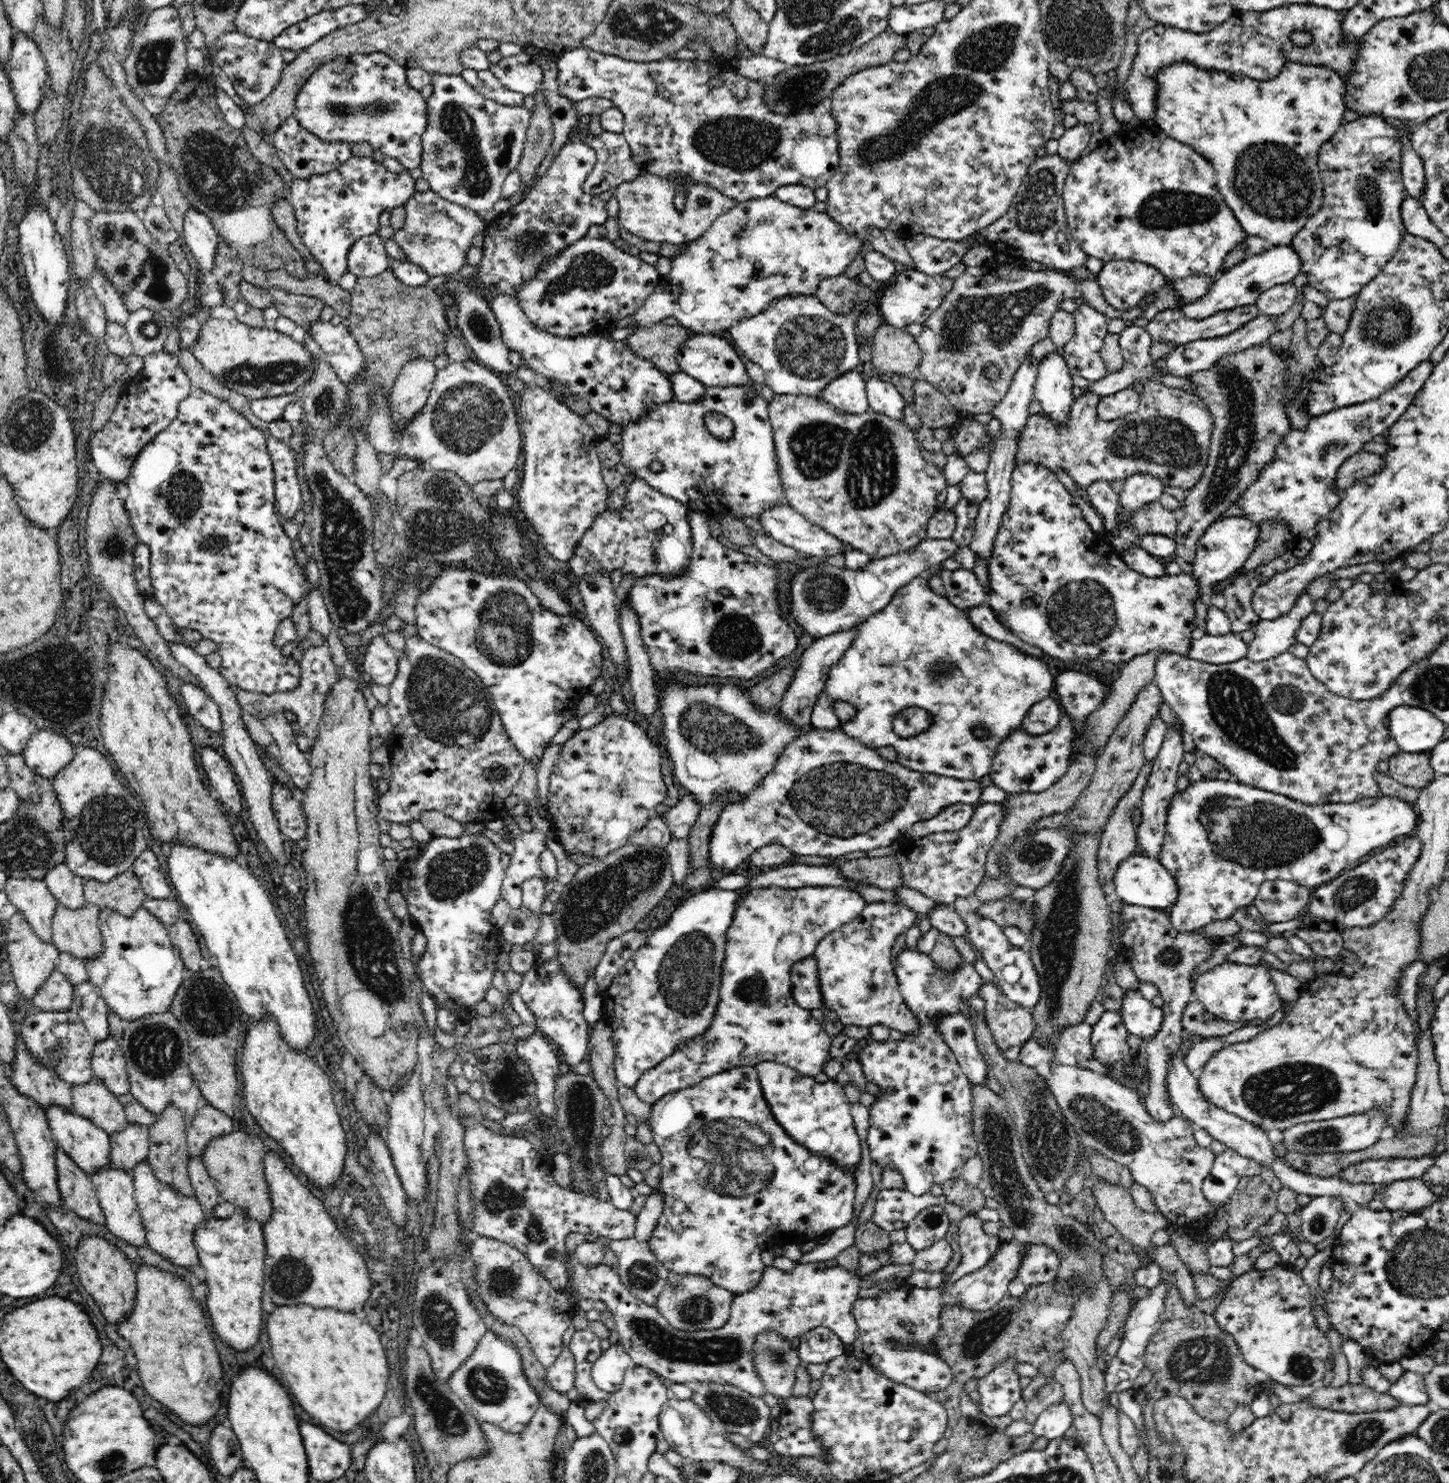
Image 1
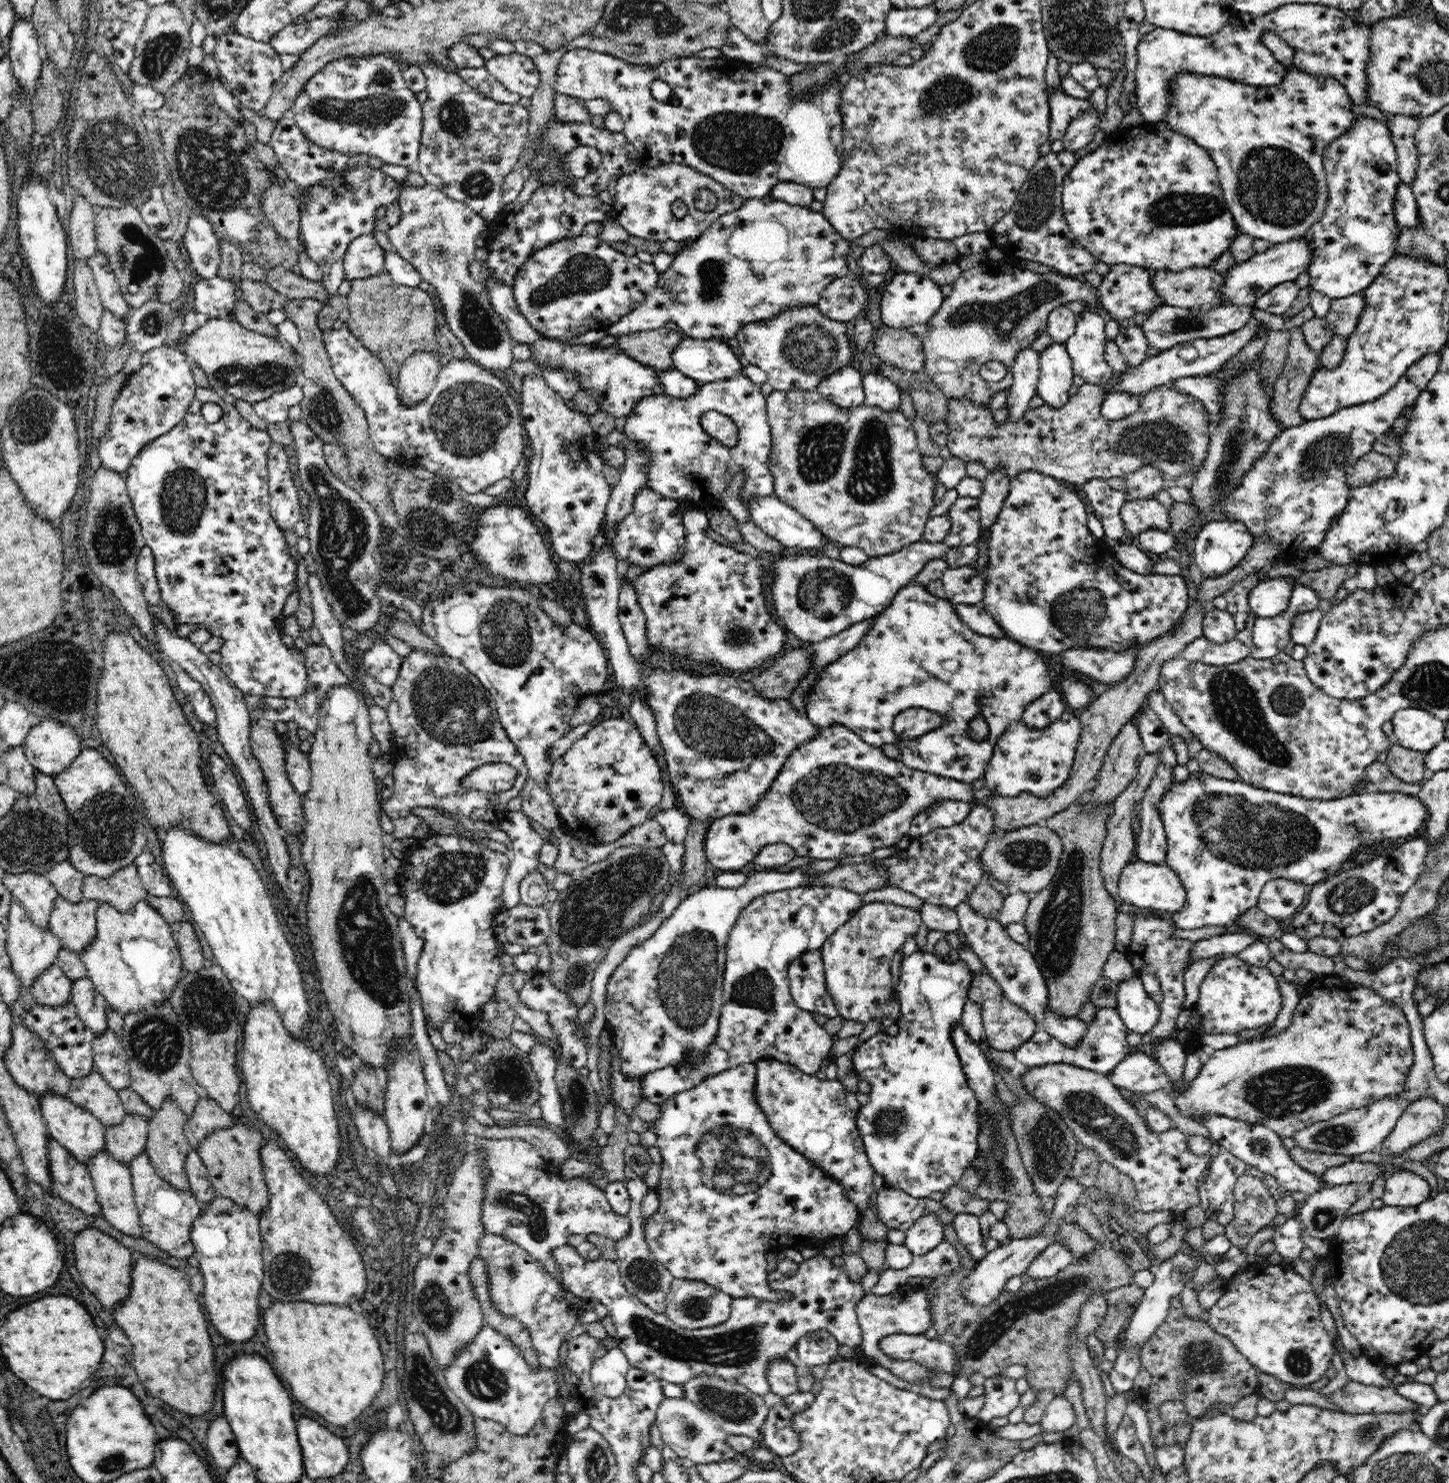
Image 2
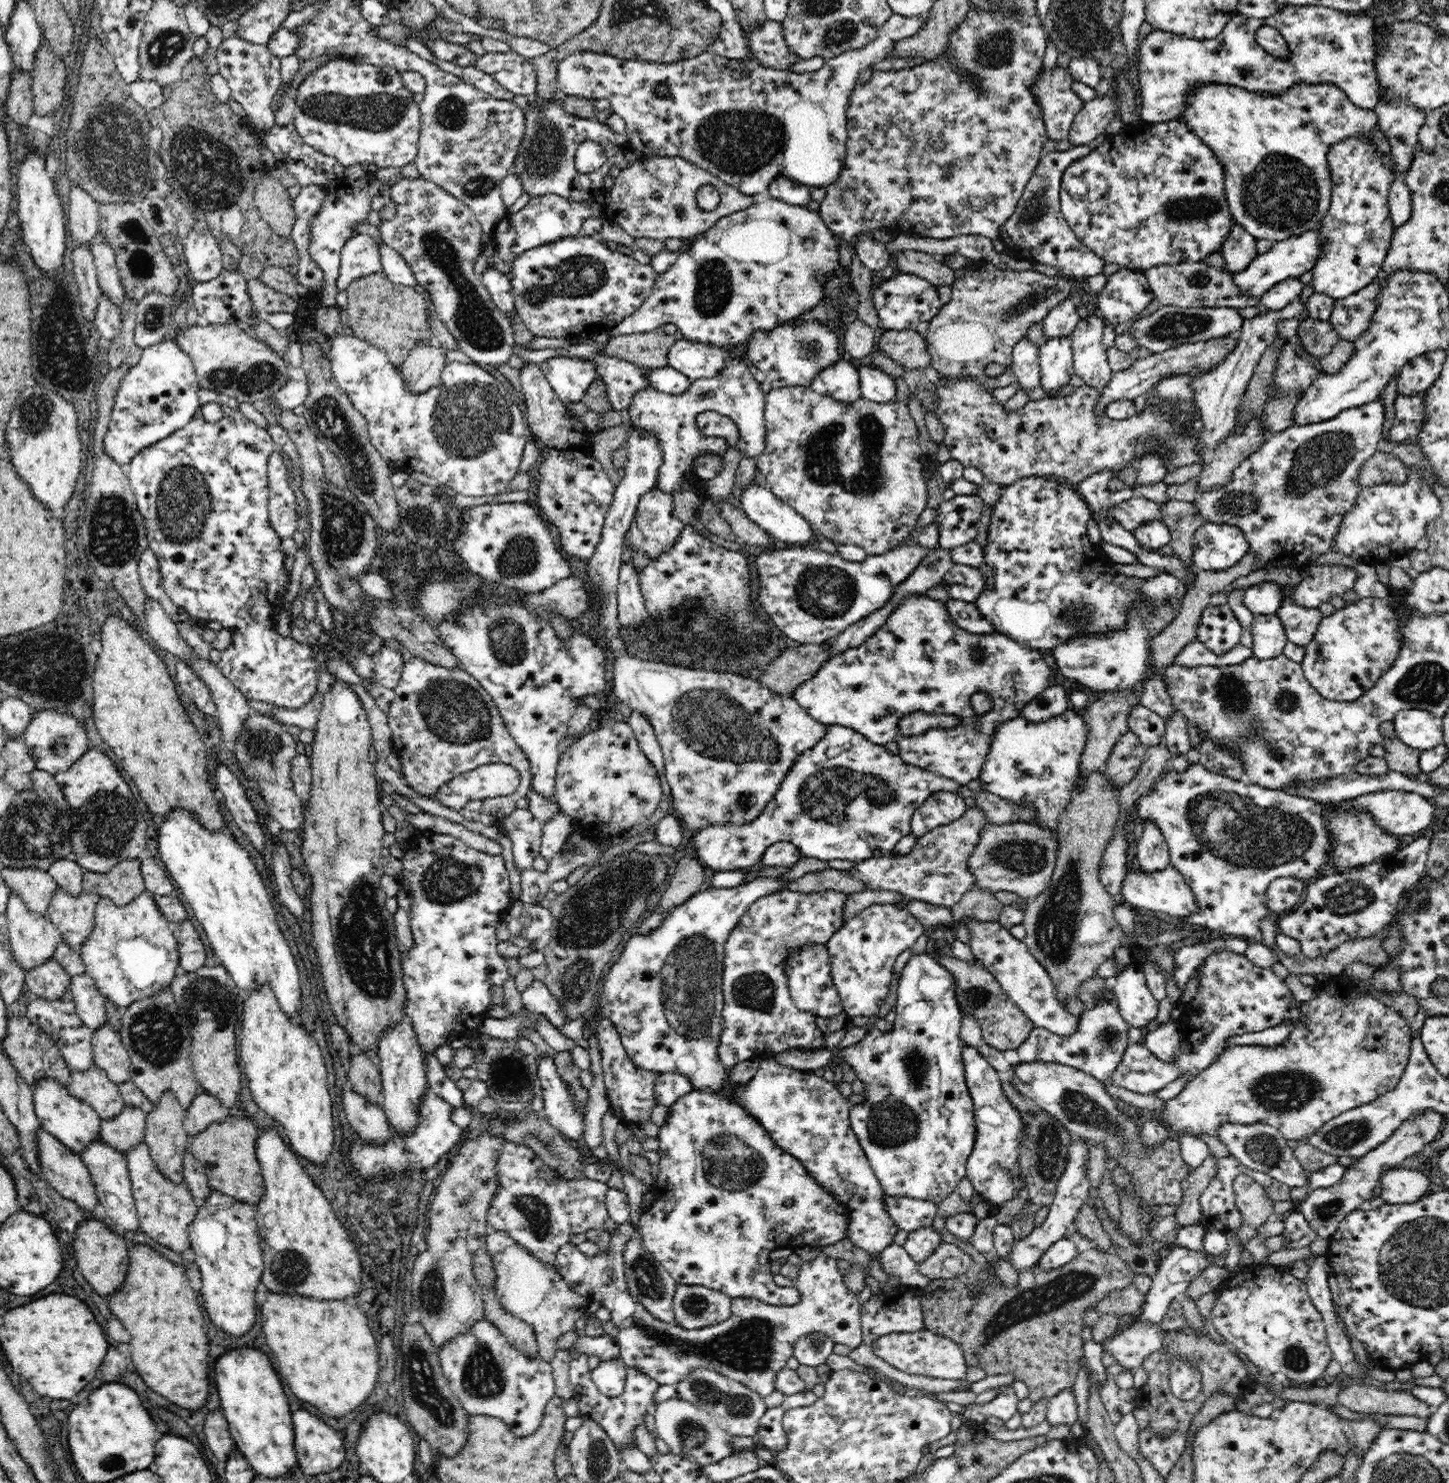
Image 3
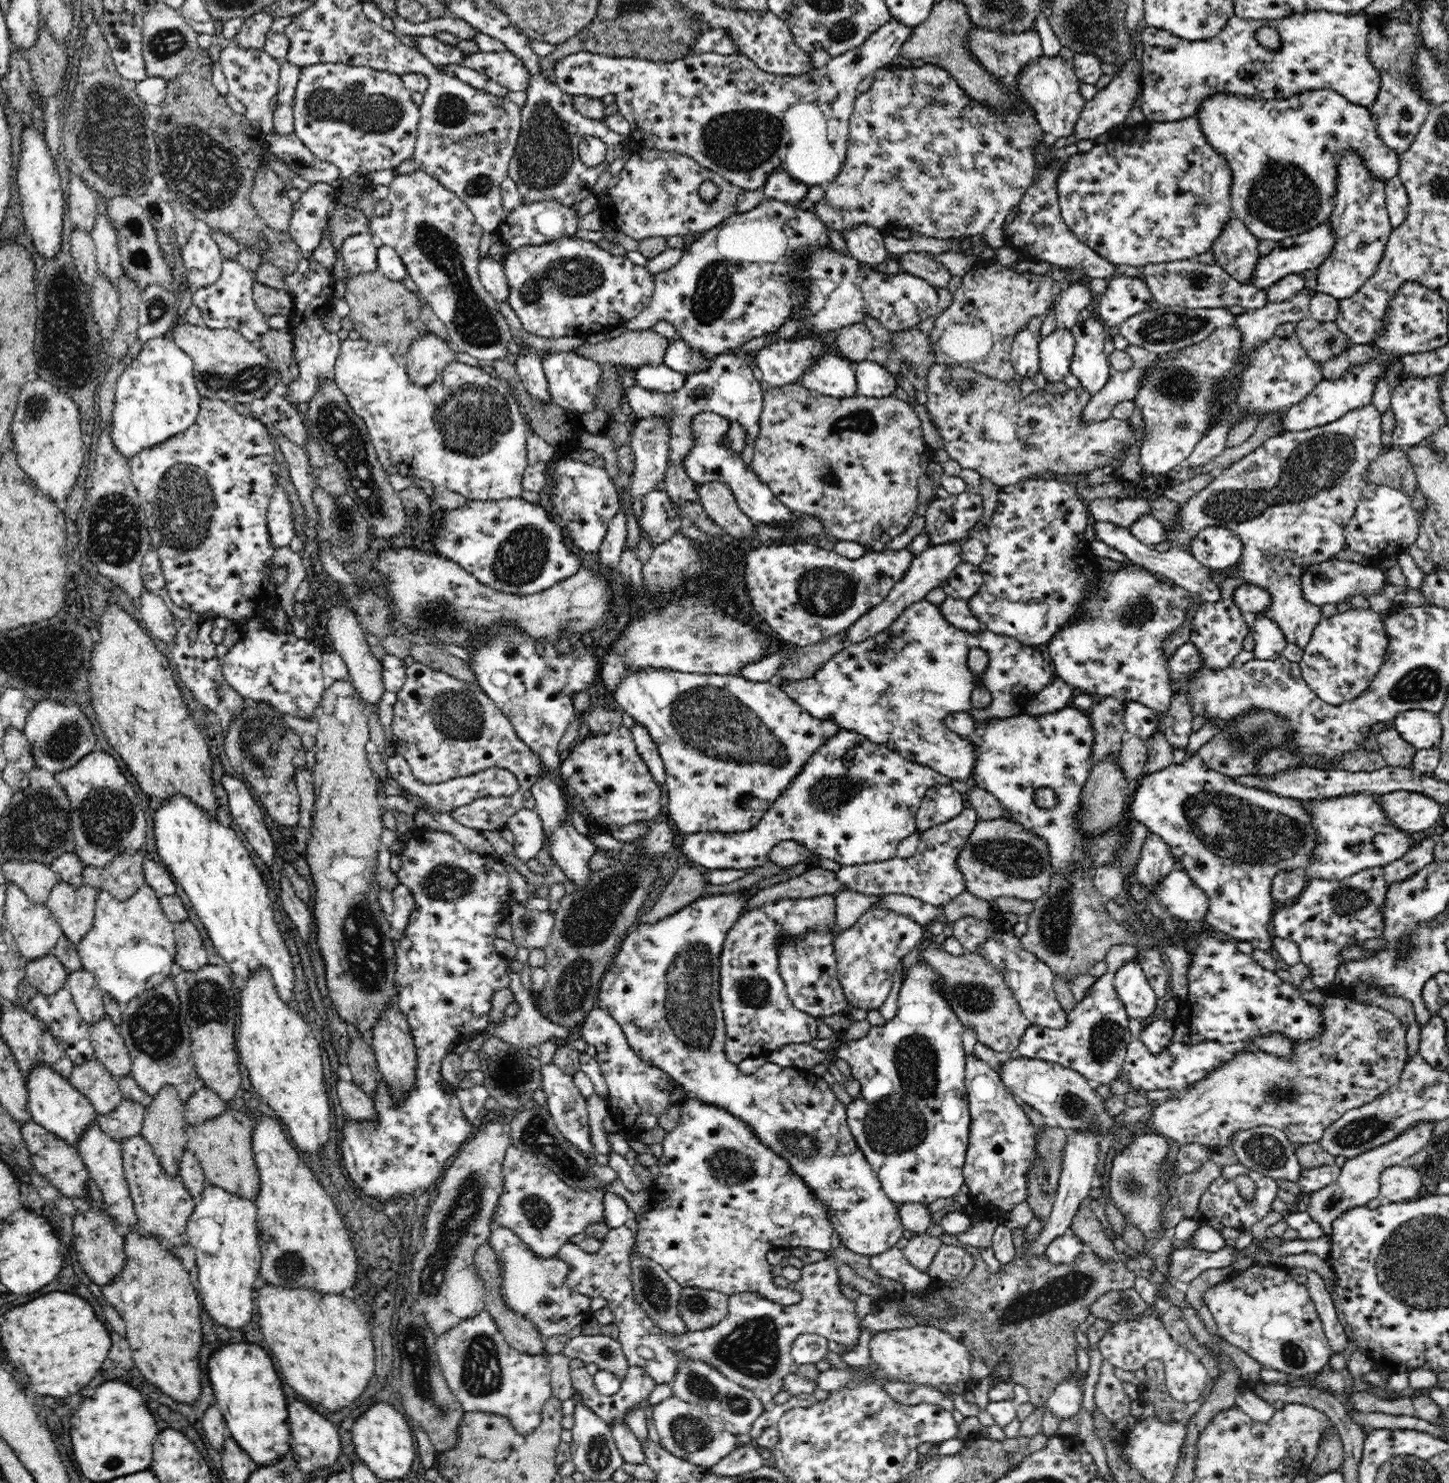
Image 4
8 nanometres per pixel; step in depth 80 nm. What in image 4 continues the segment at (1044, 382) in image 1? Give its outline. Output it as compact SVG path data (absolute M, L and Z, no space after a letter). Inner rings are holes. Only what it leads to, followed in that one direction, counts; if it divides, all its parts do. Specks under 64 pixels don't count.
M1058 327L1052 334L1040 338L1039 368L1048 383L1064 382L1064 378L1071 374L1074 348L1071 330L1064 327Z

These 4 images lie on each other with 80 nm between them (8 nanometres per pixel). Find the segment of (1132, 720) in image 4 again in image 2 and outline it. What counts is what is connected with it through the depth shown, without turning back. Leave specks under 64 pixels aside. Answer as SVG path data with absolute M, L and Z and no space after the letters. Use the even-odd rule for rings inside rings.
M1150 709L1136 714L1134 723L1138 727L1144 748L1149 754L1156 754L1169 742L1171 734L1162 720Z

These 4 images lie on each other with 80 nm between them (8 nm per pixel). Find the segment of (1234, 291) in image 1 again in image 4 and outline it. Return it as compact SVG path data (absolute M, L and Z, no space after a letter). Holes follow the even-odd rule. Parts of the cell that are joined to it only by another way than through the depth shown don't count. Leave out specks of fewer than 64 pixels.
M1328 222L1319 225L1303 234L1275 242L1275 247L1272 248L1270 254L1258 258L1256 268L1254 268L1252 278L1250 278L1248 284L1254 285L1258 289L1267 289L1286 275L1299 275L1304 270L1317 269L1328 258L1328 254L1332 252L1332 248L1334 248L1337 242L1337 236L1335 236L1333 228L1331 228Z

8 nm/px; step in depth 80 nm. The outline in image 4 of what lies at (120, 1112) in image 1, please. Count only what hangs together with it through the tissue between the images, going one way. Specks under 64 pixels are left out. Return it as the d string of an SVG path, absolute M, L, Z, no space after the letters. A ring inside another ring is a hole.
M97 1059L74 1066L69 1082L90 1100L98 1115L112 1112L123 1100L117 1079Z

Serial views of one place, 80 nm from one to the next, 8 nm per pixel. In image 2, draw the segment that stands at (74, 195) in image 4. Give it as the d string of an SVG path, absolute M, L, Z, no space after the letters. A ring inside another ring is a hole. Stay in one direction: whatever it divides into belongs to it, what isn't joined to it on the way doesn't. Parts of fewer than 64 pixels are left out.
M78 194L68 220L68 238L72 256L84 261L90 260L97 251L93 207Z

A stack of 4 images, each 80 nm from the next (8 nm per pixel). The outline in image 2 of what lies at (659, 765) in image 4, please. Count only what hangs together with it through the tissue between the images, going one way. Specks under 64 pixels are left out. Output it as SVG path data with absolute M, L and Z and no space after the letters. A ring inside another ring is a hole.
M636 690L636 694L632 695L632 699L630 708L628 709L630 718L634 721L636 729L641 732L646 746L649 746L652 754L660 762L663 760L662 748L657 733L654 713L652 713L652 709L647 706L645 700L643 700L643 694L641 694L641 692L637 692Z

